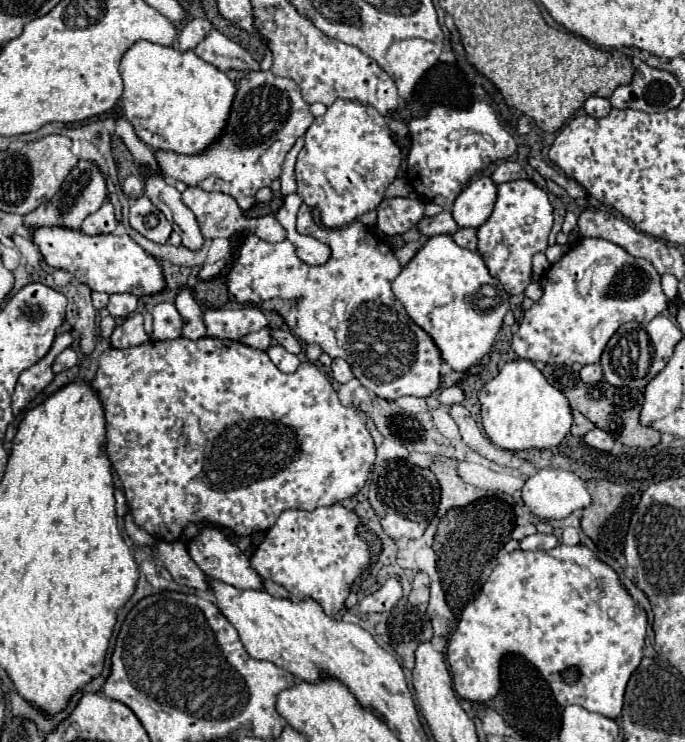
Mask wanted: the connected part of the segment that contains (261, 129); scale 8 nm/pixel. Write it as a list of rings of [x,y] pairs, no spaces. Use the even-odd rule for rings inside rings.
[[[270,70],[248,72],[240,80],[224,138],[220,138],[220,142],[216,142],[208,154],[198,156],[164,154],[158,150],[158,164],[164,176],[182,180],[186,186],[200,186],[208,192],[218,190],[230,194],[242,210],[248,210],[254,204],[254,192],[280,178],[284,156],[294,142],[304,136],[312,122],[314,116],[310,106],[304,102],[300,86],[294,80],[278,78]]]

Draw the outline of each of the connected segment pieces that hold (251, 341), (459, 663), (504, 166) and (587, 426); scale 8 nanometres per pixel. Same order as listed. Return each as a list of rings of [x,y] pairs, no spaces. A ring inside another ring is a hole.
[[[264,328],[264,330],[258,330],[254,334],[248,334],[244,338],[240,338],[242,344],[250,346],[250,348],[258,348],[258,350],[268,350],[270,344],[272,344],[272,338],[270,338],[270,328]]]
[[[560,544],[550,551],[536,552],[518,548],[509,554],[501,549],[495,565],[480,596],[464,608],[458,628],[448,640],[446,658],[456,694],[472,702],[492,700],[500,688],[500,660],[504,654],[514,652],[530,660],[540,670],[560,706],[580,704],[590,712],[604,714],[612,720],[618,718],[630,674],[642,660],[648,626],[646,612],[634,602],[620,576],[608,564],[598,560],[584,544]],[[568,668],[578,670],[574,684],[564,682],[560,676]]]
[[[506,160],[492,172],[492,180],[496,184],[504,184],[504,182],[510,182],[510,180],[520,180],[520,178],[526,178],[526,172],[516,160]]]
[[[574,410],[573,414],[573,422],[570,429],[572,436],[575,437],[583,437],[586,433],[594,430],[595,425],[588,420],[588,418],[584,418],[578,410]]]

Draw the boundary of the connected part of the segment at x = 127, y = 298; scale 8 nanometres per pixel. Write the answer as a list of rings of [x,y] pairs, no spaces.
[[[112,294],[108,302],[108,312],[114,318],[128,318],[136,310],[138,298],[134,294]]]

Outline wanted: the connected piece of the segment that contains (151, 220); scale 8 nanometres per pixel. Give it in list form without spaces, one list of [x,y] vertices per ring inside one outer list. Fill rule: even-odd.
[[[140,196],[132,202],[130,226],[134,230],[138,230],[144,238],[158,242],[158,244],[166,244],[166,240],[170,238],[170,232],[172,232],[172,226],[166,220],[166,216],[146,196]]]

